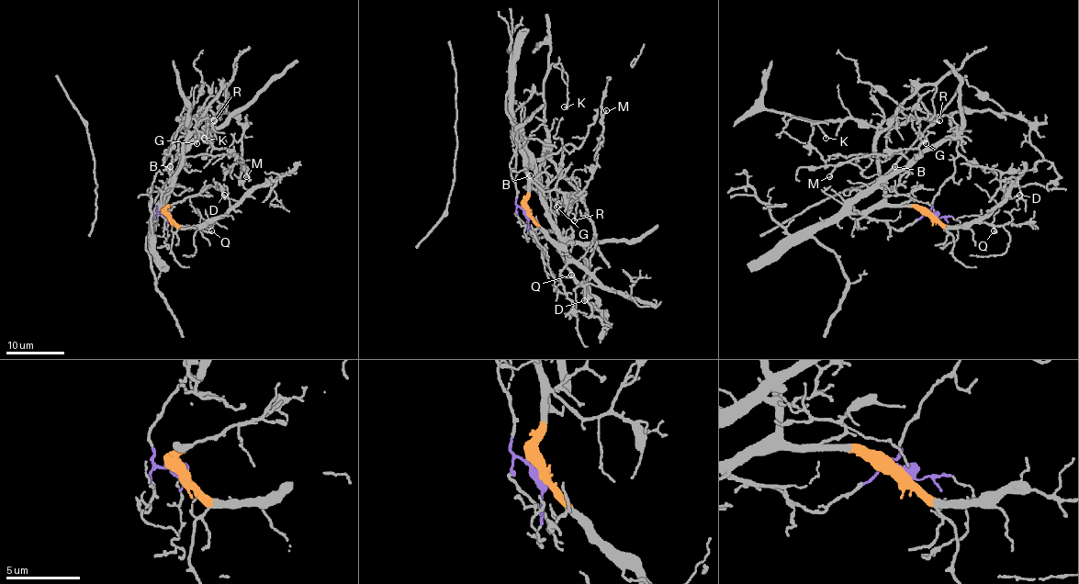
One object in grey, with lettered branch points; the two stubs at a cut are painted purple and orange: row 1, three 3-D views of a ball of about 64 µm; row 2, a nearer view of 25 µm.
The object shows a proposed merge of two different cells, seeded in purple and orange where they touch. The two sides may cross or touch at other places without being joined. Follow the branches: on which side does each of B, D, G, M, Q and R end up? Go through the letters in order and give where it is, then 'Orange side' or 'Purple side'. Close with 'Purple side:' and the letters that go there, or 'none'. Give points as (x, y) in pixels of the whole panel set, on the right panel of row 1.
B: Place: (894, 166). Purple side
D: Place: (1019, 195). Orange side
G: Place: (926, 143). Purple side
M: Place: (829, 176). Purple side
Q: Place: (994, 230). Orange side
R: Place: (939, 120). Purple side
Purple side: B, G, M, R

